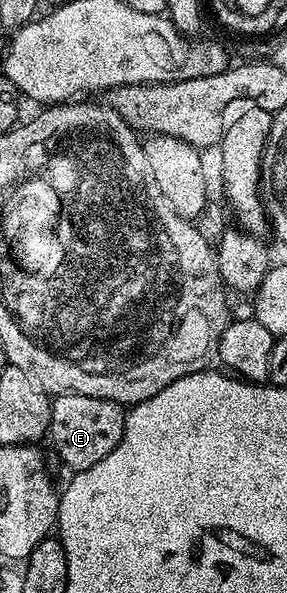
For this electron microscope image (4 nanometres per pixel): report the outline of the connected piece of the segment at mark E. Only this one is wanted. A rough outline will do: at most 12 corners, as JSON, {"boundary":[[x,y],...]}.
{"boundary":[[60,392],[49,441],[72,473],[121,442],[124,405]]}

